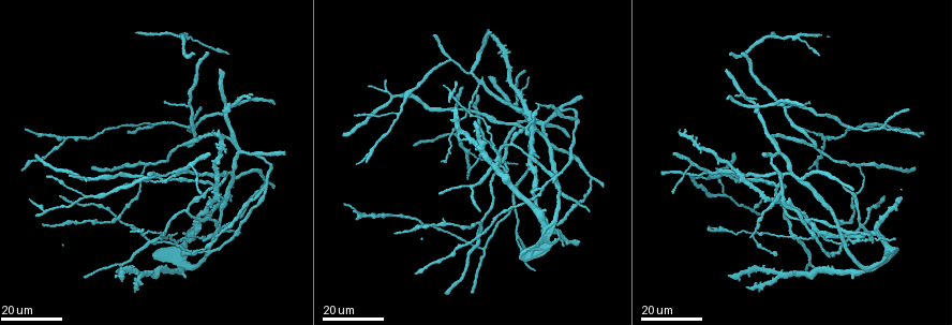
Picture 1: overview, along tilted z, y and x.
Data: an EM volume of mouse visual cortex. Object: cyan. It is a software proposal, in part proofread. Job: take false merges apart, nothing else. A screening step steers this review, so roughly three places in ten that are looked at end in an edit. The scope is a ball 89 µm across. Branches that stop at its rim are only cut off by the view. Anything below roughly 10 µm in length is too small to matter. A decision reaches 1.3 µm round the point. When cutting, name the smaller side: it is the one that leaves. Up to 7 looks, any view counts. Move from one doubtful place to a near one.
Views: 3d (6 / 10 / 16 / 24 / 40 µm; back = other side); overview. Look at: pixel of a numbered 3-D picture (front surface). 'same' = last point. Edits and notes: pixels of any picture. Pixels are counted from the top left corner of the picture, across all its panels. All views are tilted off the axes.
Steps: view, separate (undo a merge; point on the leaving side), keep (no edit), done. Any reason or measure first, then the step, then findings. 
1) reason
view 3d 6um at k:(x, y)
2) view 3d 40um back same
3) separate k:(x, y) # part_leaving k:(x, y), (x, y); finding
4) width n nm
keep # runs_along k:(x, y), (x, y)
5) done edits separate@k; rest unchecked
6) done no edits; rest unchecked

view 3d 24um at 1:(497, 155)

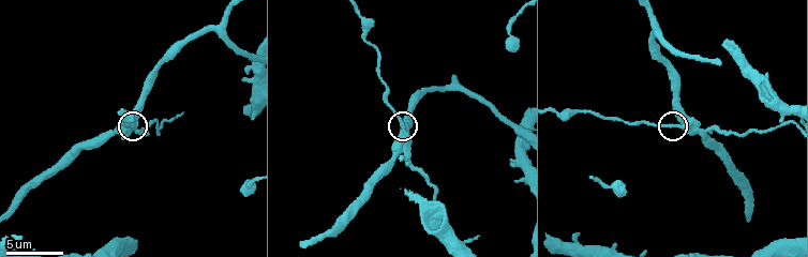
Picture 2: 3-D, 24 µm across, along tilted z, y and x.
view 3d 10um at 2:(680, 127)

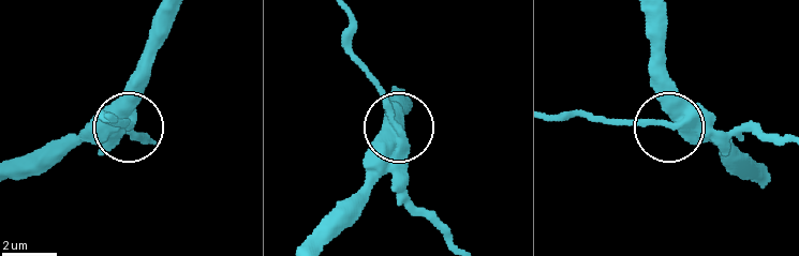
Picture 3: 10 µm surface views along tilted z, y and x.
view 3d 10um back at 3:(667, 121)

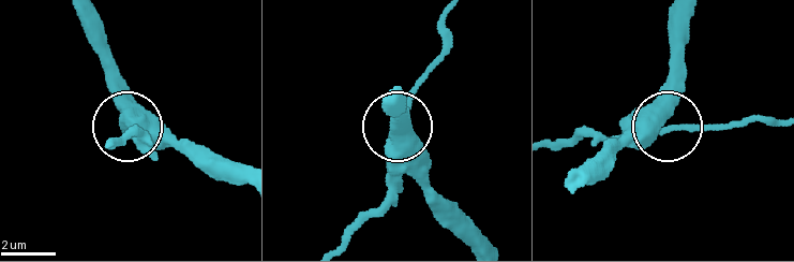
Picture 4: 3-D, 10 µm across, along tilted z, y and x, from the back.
separate 4:(387, 195) # part_leaving 4:(400, 161), (383, 200), (346, 242); a second neuron is stuck on

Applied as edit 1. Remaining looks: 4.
view 3d 24um at 1:(480, 83)

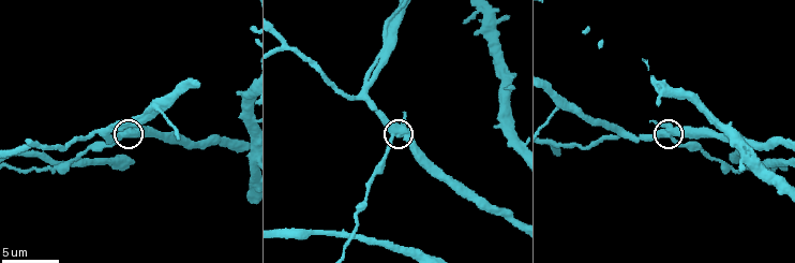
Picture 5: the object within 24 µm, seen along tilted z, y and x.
zoom in
view 3d 10um at 5:(393, 135)

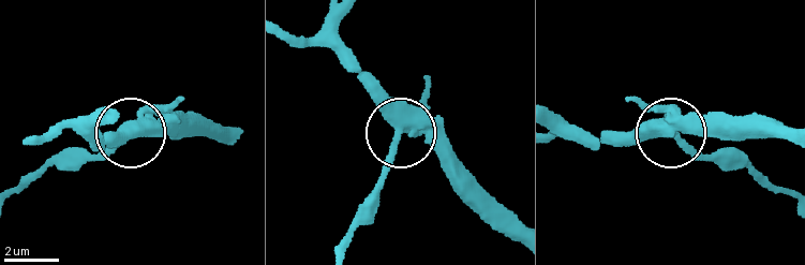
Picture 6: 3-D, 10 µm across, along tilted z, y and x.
separate 6:(389, 166) # part_leaving 6:(397, 136), (375, 203), (349, 245); two neurons meet here

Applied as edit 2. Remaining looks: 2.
done edits separate@4, separate@6; rest unchecked

